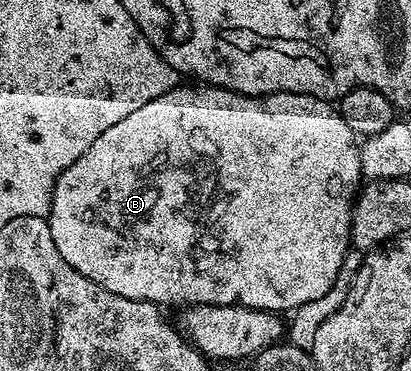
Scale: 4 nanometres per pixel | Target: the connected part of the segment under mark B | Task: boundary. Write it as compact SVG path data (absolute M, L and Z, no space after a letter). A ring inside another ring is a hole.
M179 84L171 92L167 92L163 96L159 96L149 103L143 104L143 108L138 108L136 112L131 112L131 116L127 116L125 122L114 124L112 128L107 128L107 132L101 134L99 140L95 140L95 144L91 148L87 148L87 152L83 152L83 156L79 156L79 160L75 160L75 164L71 164L71 168L67 168L59 176L59 180L53 189L53 199L49 204L49 213L47 221L49 231L51 232L51 240L55 240L55 248L59 248L59 256L63 256L63 260L67 260L67 264L71 264L71 268L80 269L84 267L85 258L97 258L102 254L105 258L117 258L117 266L97 266L91 270L91 277L95 284L99 284L103 288L107 288L109 292L115 292L119 296L127 296L129 300L139 300L140 302L151 302L158 308L166 308L165 306L181 306L180 308L191 306L235 306L243 305L245 307L255 308L256 310L267 310L273 313L286 313L296 311L305 303L317 302L326 299L338 278L341 268L347 256L347 250L351 248L350 224L353 222L353 205L360 191L363 182L361 173L361 152L357 136L347 122L343 120L336 107L328 100L319 97L311 97L309 94L303 93L275 93L267 95L250 95L236 93L233 90L223 89L221 87L207 86L204 84L189 84L193 86L185 86ZM161 166L165 166L165 214L161 214Z

